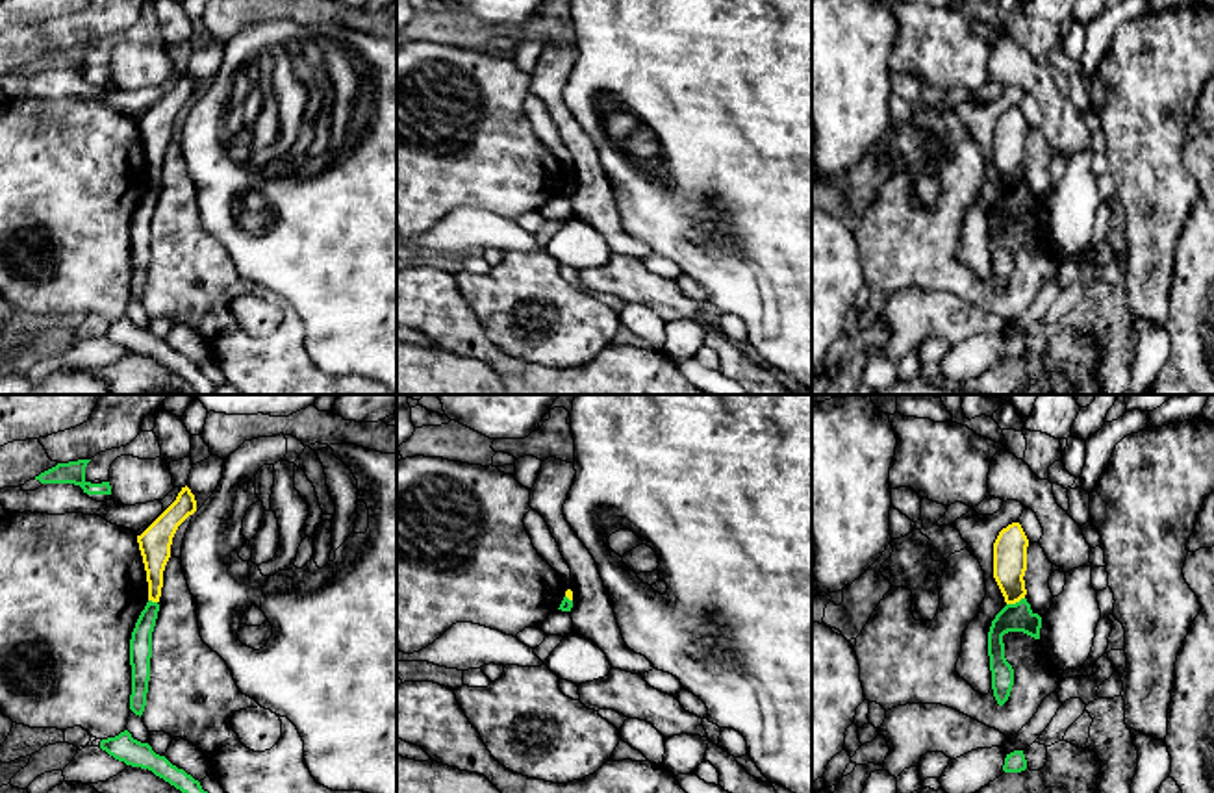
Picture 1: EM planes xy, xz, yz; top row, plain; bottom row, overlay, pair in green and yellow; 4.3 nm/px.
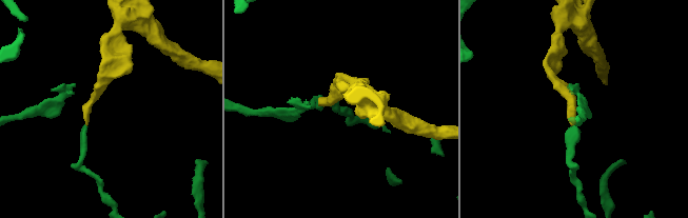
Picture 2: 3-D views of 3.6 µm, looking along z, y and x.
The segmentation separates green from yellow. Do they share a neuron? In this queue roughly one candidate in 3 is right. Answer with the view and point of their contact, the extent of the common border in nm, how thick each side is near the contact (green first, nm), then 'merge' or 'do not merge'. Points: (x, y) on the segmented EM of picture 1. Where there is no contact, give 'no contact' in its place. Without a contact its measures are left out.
yz (1016, 603) | 90 nm | 130/140 nm | do not merge

